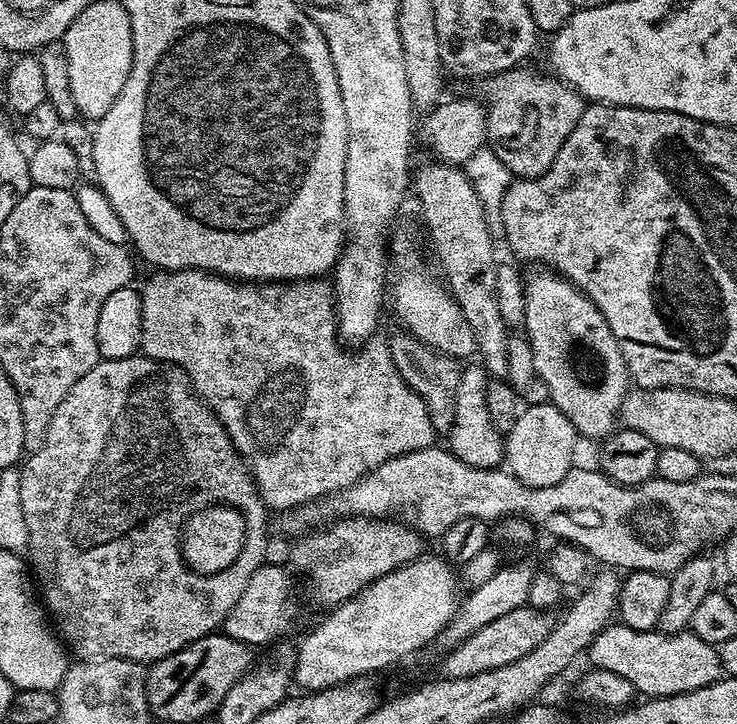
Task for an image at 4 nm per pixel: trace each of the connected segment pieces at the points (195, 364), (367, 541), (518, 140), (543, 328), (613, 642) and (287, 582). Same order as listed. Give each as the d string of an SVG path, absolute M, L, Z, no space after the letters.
M187 268L177 272L157 271L145 282L140 292L142 298L142 338L140 346L143 355L152 360L165 360L167 364L176 364L190 378L196 395L211 408L212 413L222 422L226 434L232 439L232 445L246 461L253 480L256 481L258 494L269 509L284 514L295 510L301 504L323 501L333 492L341 492L354 482L358 482L368 472L395 456L401 456L414 450L433 447L438 434L430 422L426 402L402 378L398 366L394 366L392 349L380 338L372 338L366 344L349 350L340 343L336 334L336 298L331 283L327 279L293 280L291 282L241 282L229 280L226 276L217 276L215 272L200 272L196 268Z
M349 516L335 522L337 524L330 525L328 532L309 531L301 535L297 539L301 540L292 548L291 567L304 575L304 584L316 604L341 604L368 584L422 555L422 537L407 523L367 516Z
M517 66L508 72L487 77L484 84L486 144L506 162L513 177L533 180L554 162L558 150L570 138L582 118L586 101L575 88L551 74L539 76L529 66Z
M536 270L532 277L524 284L524 328L523 331L528 337L530 346L534 350L534 370L537 377L540 377L542 382L546 382L549 387L549 401L554 407L562 412L573 423L577 433L581 436L588 436L592 440L600 442L612 435L618 424L620 415L620 407L624 401L624 397L630 391L630 377L628 375L628 367L622 358L622 350L618 346L618 342L614 338L614 334L610 330L610 326L606 322L606 318L602 318L602 314L594 306L594 302L590 302L590 298L585 296L579 288L576 288L570 281L564 279L563 276L557 276L552 270Z
M613 622L594 638L586 653L587 663L593 668L610 670L610 674L622 674L636 687L637 693L648 698L673 696L702 686L710 686L721 679L719 651L713 645L698 638L691 630L664 635L659 630L639 632L630 626Z
M265 562L256 571L254 578L246 582L246 590L242 590L230 614L226 614L222 625L223 635L249 646L257 646L256 644L268 644L291 630L296 618L296 592L292 588L291 578L288 577L289 569L285 568L279 568L272 562Z

